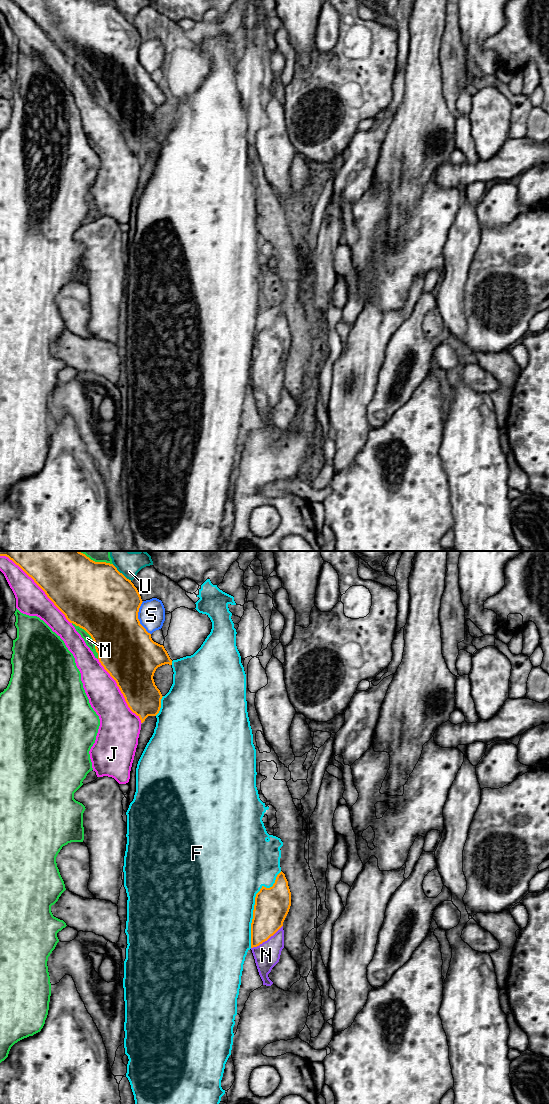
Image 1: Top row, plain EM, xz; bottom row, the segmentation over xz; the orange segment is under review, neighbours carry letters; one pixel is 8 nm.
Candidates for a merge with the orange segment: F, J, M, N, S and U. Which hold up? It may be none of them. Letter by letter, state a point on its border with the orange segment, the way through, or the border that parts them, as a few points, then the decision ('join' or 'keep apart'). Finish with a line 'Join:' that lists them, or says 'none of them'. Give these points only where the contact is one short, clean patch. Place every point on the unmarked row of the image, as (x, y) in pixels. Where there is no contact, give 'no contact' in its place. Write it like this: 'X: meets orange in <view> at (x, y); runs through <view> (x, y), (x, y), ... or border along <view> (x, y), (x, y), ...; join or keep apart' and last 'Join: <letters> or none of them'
F: meets orange in xz at (254, 345); keep apart
J: meets orange in xz at (120, 130); keep apart
M: meets orange in xz at (91, 77); keep apart
N: meets orange in xz at (266, 380); runs through xz (270, 350), (267, 361), (266, 380), (266, 395); join
S: meets orange in xz at (137, 58); keep apart
U: meets orange in xz at (121, 13); keep apart
Join: N

